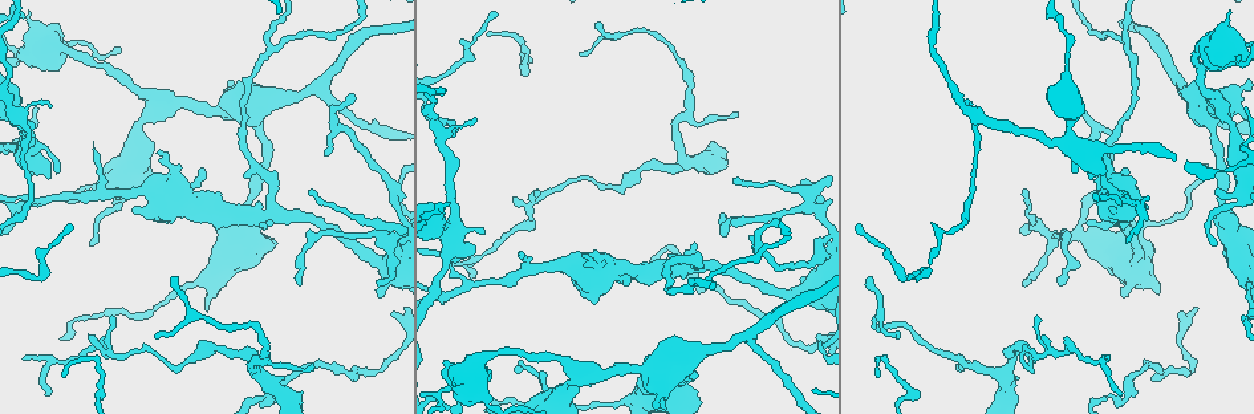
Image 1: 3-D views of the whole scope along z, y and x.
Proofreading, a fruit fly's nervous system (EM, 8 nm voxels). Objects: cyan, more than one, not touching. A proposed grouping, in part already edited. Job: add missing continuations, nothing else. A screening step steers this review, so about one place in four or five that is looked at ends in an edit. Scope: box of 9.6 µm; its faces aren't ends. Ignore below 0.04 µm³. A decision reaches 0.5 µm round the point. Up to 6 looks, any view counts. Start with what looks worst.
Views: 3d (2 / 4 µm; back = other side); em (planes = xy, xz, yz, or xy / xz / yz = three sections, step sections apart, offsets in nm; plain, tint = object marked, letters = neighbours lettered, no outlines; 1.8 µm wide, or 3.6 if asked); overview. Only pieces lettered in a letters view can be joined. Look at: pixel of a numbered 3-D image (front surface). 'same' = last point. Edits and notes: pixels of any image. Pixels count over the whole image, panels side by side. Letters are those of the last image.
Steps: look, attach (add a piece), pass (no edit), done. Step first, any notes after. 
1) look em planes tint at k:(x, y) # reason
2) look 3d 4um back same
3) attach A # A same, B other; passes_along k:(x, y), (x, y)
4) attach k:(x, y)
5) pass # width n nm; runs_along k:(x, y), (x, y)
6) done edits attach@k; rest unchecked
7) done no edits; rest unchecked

look 3d 2um at 1:(261, 379) # side arm on a straight run

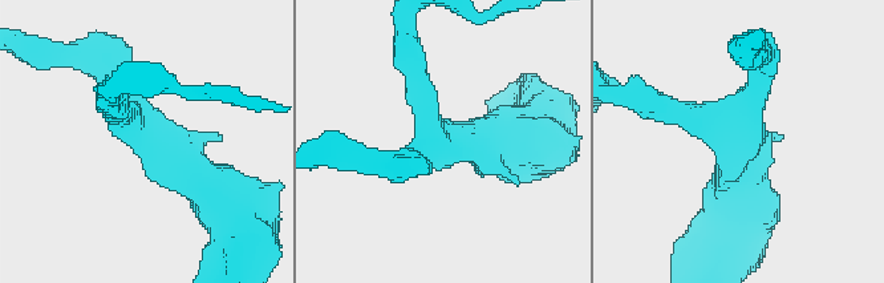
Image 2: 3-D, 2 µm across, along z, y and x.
look em xy step 4 tint at 2:(448, 152) # arms 3; arm_widths 200, 200, 440 nm

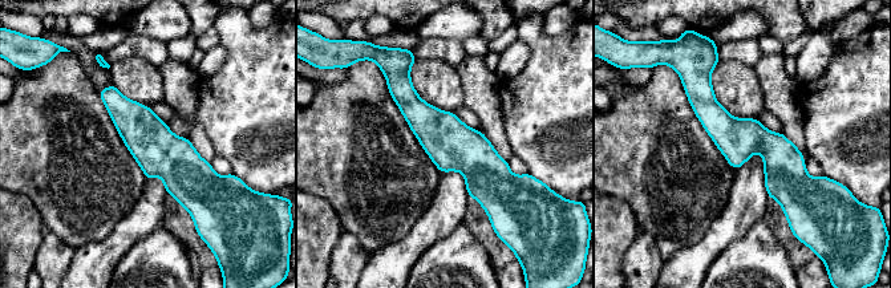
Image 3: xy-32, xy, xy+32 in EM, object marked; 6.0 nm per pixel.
look em xy step 4 letters same # what lies round it

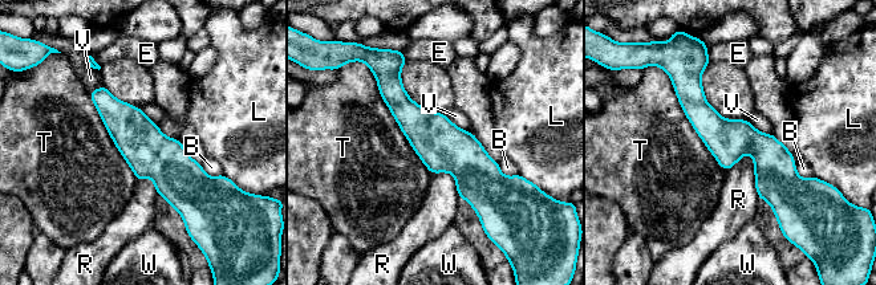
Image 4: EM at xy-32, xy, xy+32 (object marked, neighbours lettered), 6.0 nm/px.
pass # longest_contact T 700 nm; B other, E other, L other, R other, T other, V other, W other; runs_along 4:(394, 76), (481, 208); none of them fits

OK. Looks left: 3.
look em planes tint at 1:(629, 284) # free end

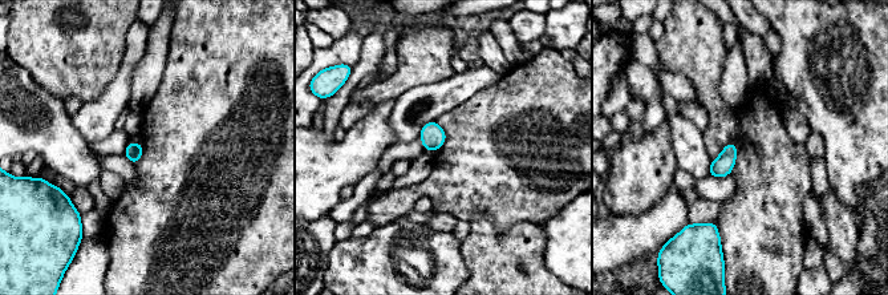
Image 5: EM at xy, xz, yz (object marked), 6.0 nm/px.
look em planes letters same

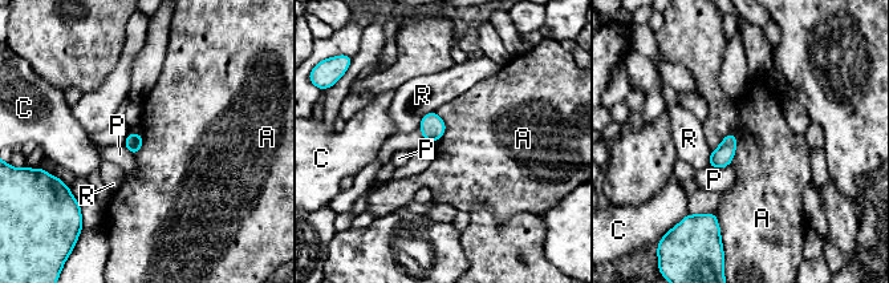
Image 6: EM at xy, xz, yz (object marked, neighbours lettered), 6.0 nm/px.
pass # longest_contact A 200 nm; A other, C other, P other, R other; border 6:(735, 134), (729, 133), (711, 152); no lettered piece goes on from it

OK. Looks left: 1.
done no edits; rest unchecked

